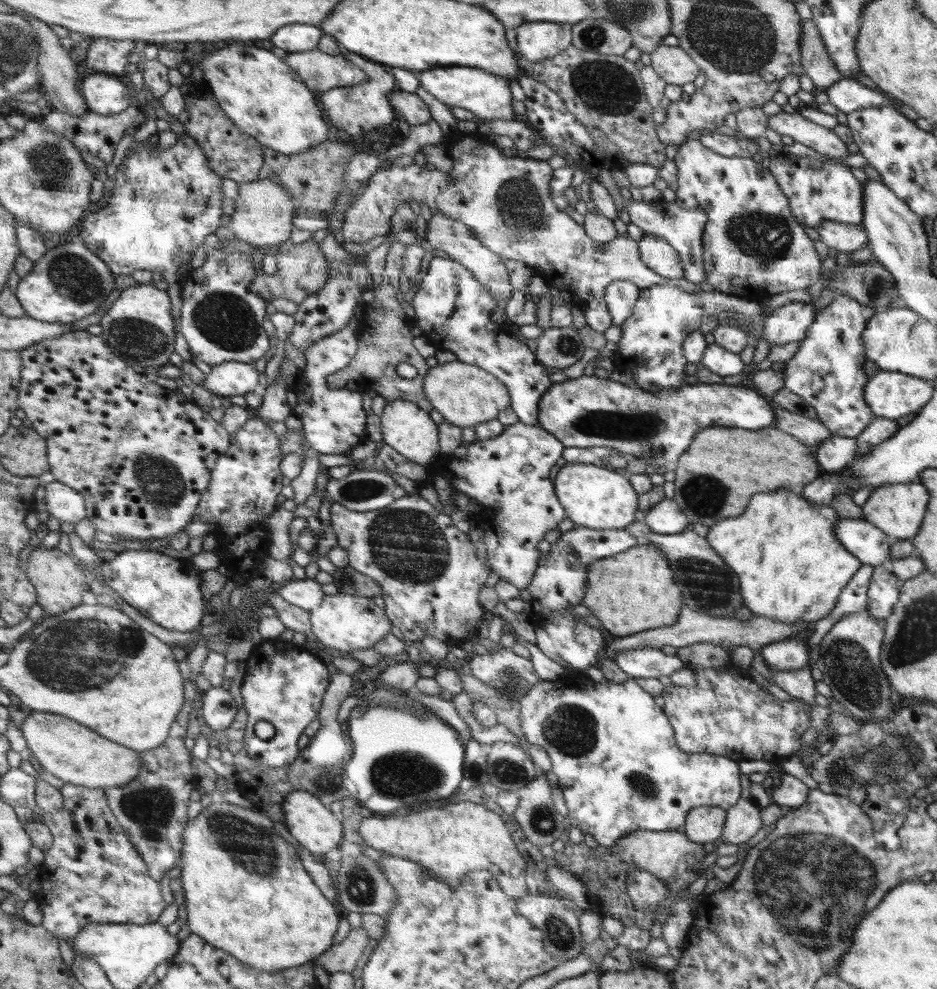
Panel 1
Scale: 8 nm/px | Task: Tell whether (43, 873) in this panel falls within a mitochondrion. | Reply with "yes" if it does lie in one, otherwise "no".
no

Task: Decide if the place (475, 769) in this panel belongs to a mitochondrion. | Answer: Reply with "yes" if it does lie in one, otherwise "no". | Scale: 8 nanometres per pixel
yes

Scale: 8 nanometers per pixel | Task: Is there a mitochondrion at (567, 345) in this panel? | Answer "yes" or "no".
yes

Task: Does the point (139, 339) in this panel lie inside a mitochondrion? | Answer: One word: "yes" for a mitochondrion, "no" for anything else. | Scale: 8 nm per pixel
yes

